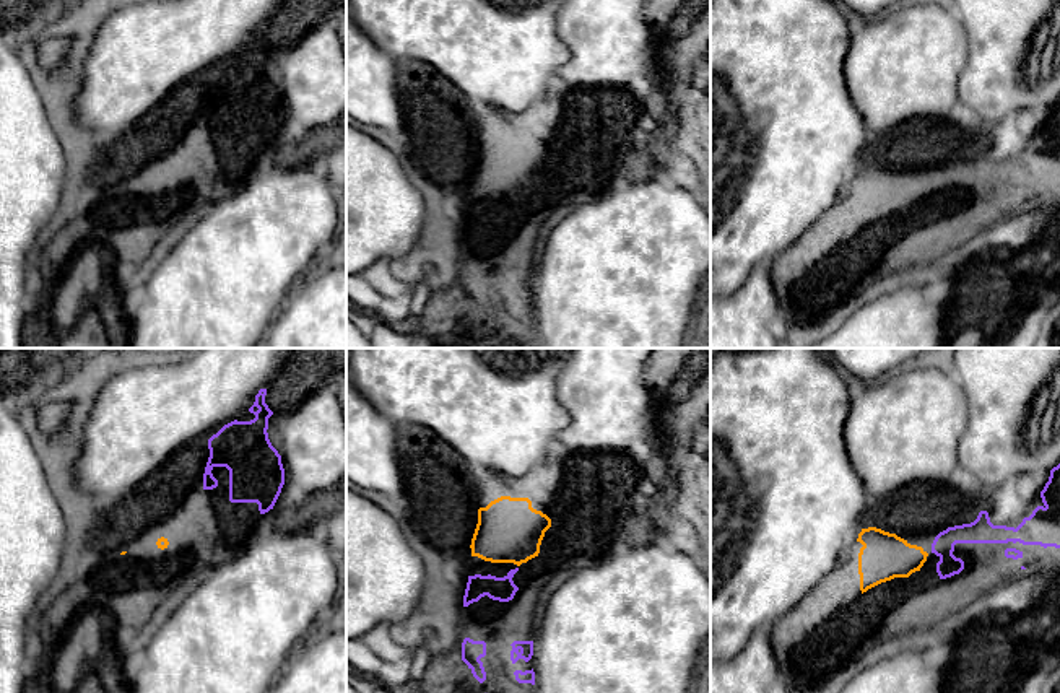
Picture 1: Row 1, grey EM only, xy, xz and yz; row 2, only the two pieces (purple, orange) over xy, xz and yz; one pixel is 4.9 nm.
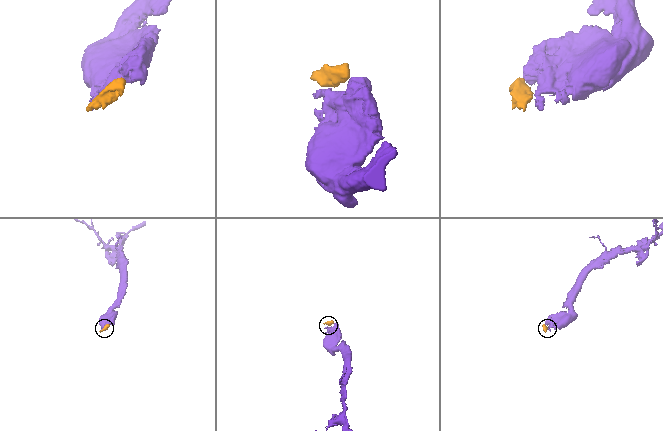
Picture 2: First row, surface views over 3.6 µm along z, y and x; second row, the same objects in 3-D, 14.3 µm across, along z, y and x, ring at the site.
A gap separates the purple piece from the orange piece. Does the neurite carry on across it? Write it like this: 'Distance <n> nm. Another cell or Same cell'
Distance 20 nm. Same cell

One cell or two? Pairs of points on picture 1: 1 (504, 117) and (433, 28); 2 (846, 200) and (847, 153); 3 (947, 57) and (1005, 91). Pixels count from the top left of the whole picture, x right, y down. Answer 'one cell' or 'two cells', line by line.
1: two cells
2: two cells
3: two cells

